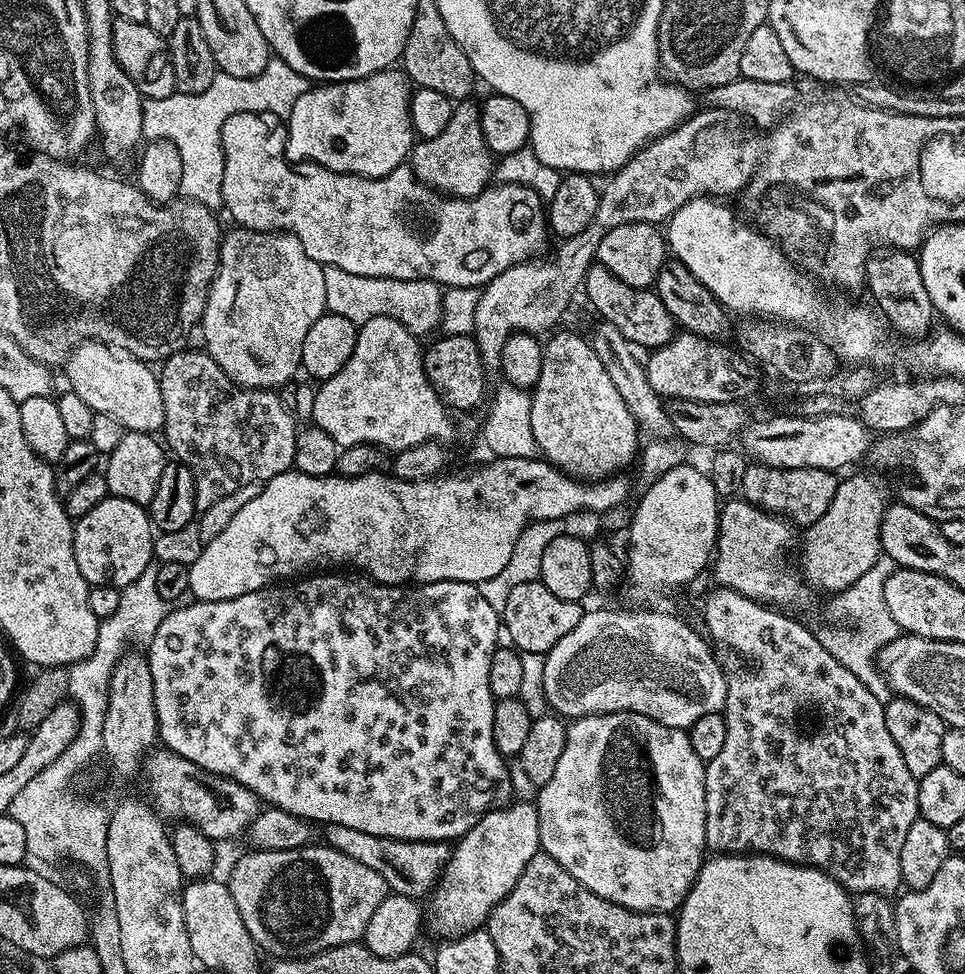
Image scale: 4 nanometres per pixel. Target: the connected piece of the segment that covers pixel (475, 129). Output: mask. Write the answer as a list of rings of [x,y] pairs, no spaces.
[[[460,102],[450,114],[450,123],[438,138],[413,143],[410,167],[423,184],[446,196],[468,200],[489,187],[494,176],[494,154],[486,146],[480,121],[480,104]]]

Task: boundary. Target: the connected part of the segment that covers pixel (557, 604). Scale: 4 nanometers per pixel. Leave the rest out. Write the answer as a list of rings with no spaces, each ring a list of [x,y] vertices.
[[[536,579],[532,582],[520,583],[510,593],[506,608],[502,613],[502,628],[513,645],[520,652],[532,651],[547,654],[578,622],[584,617],[585,605],[579,600],[567,600],[550,594],[546,586]]]

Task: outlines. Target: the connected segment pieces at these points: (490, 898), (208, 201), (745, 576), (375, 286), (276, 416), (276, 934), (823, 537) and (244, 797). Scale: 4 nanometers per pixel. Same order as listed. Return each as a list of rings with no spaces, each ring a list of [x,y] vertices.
[[[509,802],[503,808],[485,814],[465,836],[455,841],[451,849],[444,873],[430,893],[428,908],[426,904],[427,931],[429,928],[430,931],[437,932],[440,938],[455,938],[483,929],[494,906],[498,906],[498,902],[502,902],[502,898],[506,898],[506,894],[514,890],[514,882],[518,882],[522,870],[526,870],[526,862],[530,862],[530,858],[534,858],[534,854],[539,851],[541,847],[535,803]]]
[[[278,58],[269,59],[266,70],[254,78],[234,78],[230,74],[217,71],[210,90],[202,94],[182,94],[175,91],[166,98],[145,100],[142,110],[142,130],[145,141],[168,140],[178,148],[182,158],[182,180],[180,192],[196,204],[213,210],[223,205],[222,170],[224,151],[220,141],[220,131],[230,118],[239,112],[269,112],[287,118],[298,102],[308,92],[310,81],[302,74],[290,70],[286,62]]]
[[[732,498],[727,501],[720,509],[720,521],[718,522],[718,530],[716,531],[716,547],[714,549],[714,563],[711,565],[710,572],[716,575],[715,583],[722,588],[729,588],[734,590],[738,594],[742,594],[746,598],[751,600],[757,600],[762,605],[771,606],[777,610],[796,610],[792,608],[804,608],[808,604],[808,599],[814,595],[813,589],[809,587],[807,583],[795,571],[794,573],[788,569],[788,564],[784,561],[784,555],[788,552],[788,547],[792,544],[792,531],[794,531],[793,525],[789,523],[783,516],[775,516],[773,512],[767,512],[762,510],[758,506],[754,506],[749,500],[743,498]]]
[[[328,265],[324,267],[323,278],[325,279],[327,311],[331,315],[346,318],[357,326],[364,324],[370,318],[389,316],[398,322],[402,322],[402,326],[406,326],[406,330],[413,332],[417,338],[424,338],[427,332],[437,331],[440,328],[440,319],[444,309],[441,302],[443,291],[432,280],[378,278],[377,276],[349,274],[338,267]]]
[[[188,351],[174,353],[158,368],[164,407],[162,436],[171,455],[188,467],[190,474],[194,474],[196,510],[202,513],[210,510],[214,502],[226,498],[226,494],[234,494],[238,486],[246,486],[250,482],[263,485],[270,478],[289,471],[294,465],[298,420],[289,408],[282,406],[280,396],[275,391],[267,388],[242,388],[226,375],[222,366],[218,366],[218,362],[214,362],[207,351]]]
[[[309,846],[298,850],[270,850],[269,852],[248,850],[248,853],[233,866],[232,873],[226,876],[228,889],[234,898],[234,906],[238,906],[238,914],[242,914],[242,922],[246,922],[246,930],[250,934],[250,938],[261,953],[267,954],[269,952],[269,957],[298,958],[299,956],[313,956],[322,950],[330,950],[334,946],[342,946],[343,944],[359,941],[364,934],[364,924],[370,922],[370,917],[374,914],[374,910],[378,910],[379,904],[390,895],[386,882],[382,882],[382,877],[376,871],[362,866],[362,862],[354,862],[354,858],[346,858],[346,854],[342,854],[338,850],[327,846],[316,847]]]
[[[852,476],[849,480],[846,478],[840,480],[840,485],[836,491],[834,502],[830,502],[830,510],[826,510],[826,514],[822,514],[822,518],[818,518],[818,522],[814,522],[809,528],[803,529],[804,535],[804,553],[800,556],[800,568],[803,579],[807,581],[813,589],[828,592],[827,594],[839,594],[849,588],[854,582],[858,582],[858,578],[862,578],[862,574],[866,574],[866,570],[870,570],[870,566],[874,566],[874,562],[882,554],[880,546],[880,527],[884,521],[884,514],[886,511],[886,499],[884,500],[884,488],[872,476]]]
[[[167,750],[149,751],[142,761],[144,780],[148,783],[146,799],[152,809],[168,822],[183,822],[200,828],[214,842],[243,837],[250,822],[262,811],[262,801],[246,786],[225,776],[210,774],[194,762],[186,762],[178,754]]]

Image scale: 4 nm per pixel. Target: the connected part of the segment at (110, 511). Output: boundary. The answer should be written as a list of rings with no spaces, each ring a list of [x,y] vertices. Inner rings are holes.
[[[109,494],[105,500],[98,502],[98,506],[94,506],[94,510],[90,510],[90,514],[75,521],[74,558],[78,561],[78,570],[82,570],[82,578],[86,578],[90,586],[122,589],[130,586],[130,582],[134,582],[134,578],[138,578],[138,574],[142,574],[142,570],[146,570],[146,566],[153,563],[153,539],[152,518],[148,515],[145,505]]]

